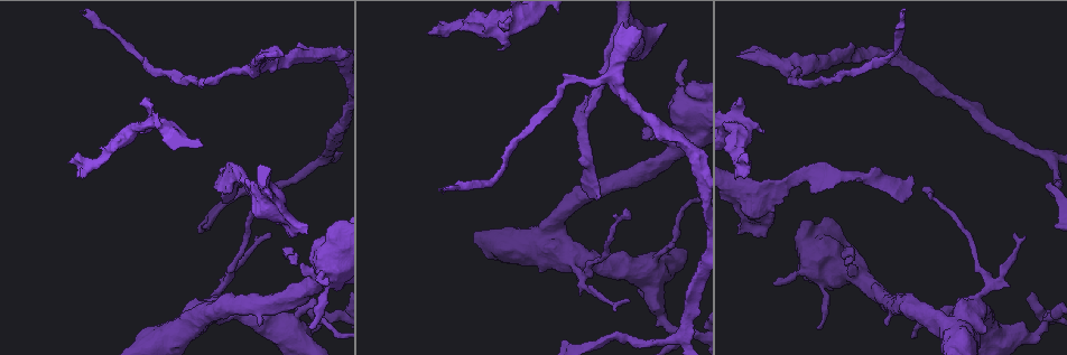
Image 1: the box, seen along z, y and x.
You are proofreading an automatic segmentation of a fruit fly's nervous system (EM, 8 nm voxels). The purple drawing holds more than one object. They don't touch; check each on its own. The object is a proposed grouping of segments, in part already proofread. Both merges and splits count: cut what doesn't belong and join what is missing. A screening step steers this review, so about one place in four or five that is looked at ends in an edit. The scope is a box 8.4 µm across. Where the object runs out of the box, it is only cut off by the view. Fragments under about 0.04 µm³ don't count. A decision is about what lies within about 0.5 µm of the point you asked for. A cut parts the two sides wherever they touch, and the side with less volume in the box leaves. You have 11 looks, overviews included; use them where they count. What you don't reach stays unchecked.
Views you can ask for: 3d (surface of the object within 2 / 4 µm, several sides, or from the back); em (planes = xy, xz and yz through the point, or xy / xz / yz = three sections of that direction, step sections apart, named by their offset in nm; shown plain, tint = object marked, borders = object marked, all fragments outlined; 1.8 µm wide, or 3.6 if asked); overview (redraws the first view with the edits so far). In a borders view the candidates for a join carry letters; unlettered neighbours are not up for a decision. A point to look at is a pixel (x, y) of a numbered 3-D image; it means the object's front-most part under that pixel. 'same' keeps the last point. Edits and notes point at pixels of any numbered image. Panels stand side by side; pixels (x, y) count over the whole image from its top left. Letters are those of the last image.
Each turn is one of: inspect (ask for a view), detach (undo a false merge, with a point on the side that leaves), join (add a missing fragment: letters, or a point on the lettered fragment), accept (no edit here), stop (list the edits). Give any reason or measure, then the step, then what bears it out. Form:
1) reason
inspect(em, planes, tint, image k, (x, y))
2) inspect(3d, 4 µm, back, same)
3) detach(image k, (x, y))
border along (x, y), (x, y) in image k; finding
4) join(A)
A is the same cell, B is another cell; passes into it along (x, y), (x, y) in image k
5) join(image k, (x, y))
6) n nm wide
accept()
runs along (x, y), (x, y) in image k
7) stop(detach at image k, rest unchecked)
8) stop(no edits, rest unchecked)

branch stops here
inspect(em, yz, step 16, borders, image 1, (220, 189))

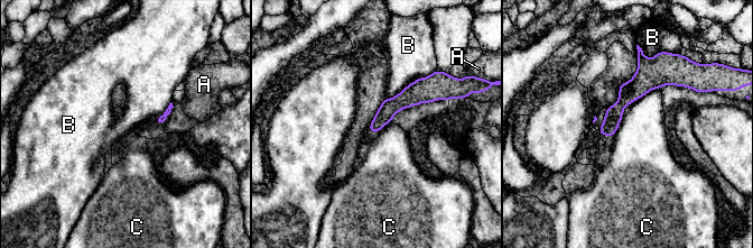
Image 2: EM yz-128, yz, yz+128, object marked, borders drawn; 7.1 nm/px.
inspect(em, planes, borders, same)

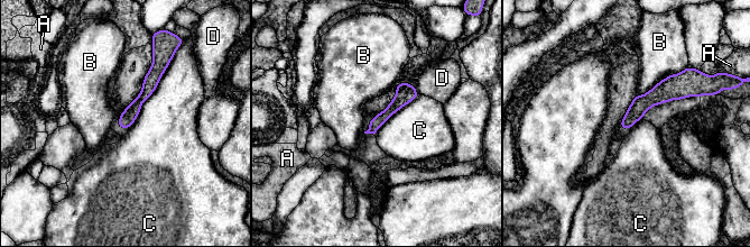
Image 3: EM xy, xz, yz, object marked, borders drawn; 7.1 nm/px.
accept()
A, B, C and D are other cells; border along (172, 58), (129, 128) in image 3; no lettered fragment goes on from it

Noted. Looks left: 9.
free end
inspect(em, planes, borders, image 1, (631, 25))

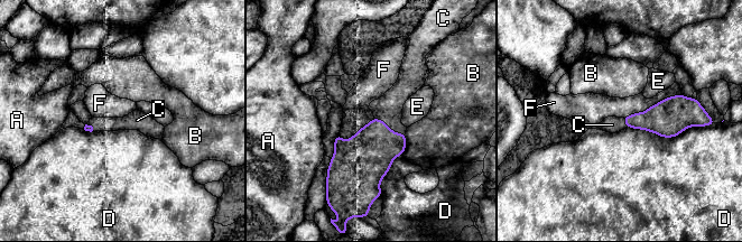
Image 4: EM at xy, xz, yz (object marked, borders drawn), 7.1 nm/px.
join(C)
C is the same cell, A, B, D, E and F are other cells; passes into it along (368, 155), (389, 128), (388, 108) in image 4; it goes on there

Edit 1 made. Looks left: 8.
redraw
inspect(overview)

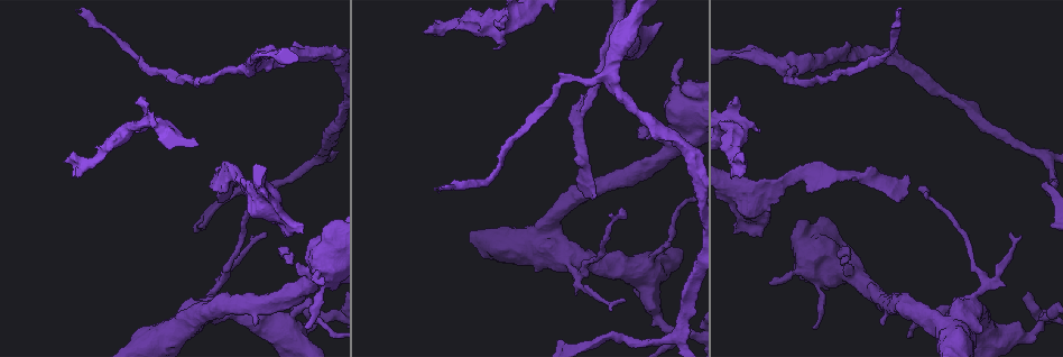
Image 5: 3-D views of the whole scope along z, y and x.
branch stops here
inspect(em, planes, borders, image 5, (139, 131))

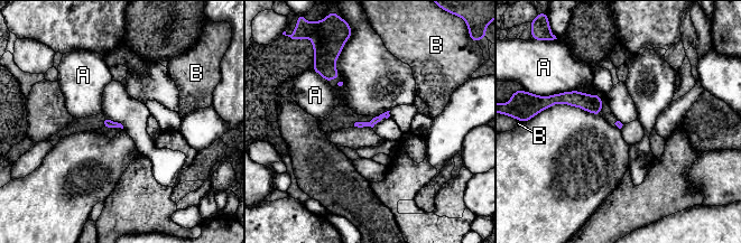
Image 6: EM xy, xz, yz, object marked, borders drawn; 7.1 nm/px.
A touches over 340 nm
accept()
A and B are other cells; border along (596, 93), (563, 91), (549, 95) in image 6; no lettered fragment goes on from it

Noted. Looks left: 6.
free end
inspect(em, xy, step 16, borders, image 5, (841, 259))

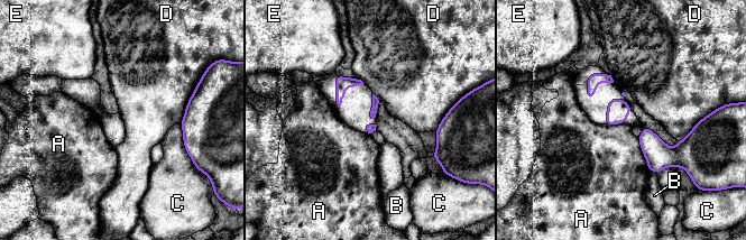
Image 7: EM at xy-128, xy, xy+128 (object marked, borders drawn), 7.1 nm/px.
accept()
A, B, C, D and E are other cells; border along (192, 94), (180, 123) in image 7; no lettered fragment goes on from it

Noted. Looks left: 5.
an open end
inspect(em, xy, step 4, borders, image 5, (422, 31))

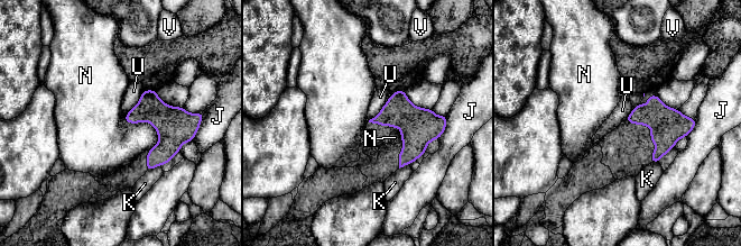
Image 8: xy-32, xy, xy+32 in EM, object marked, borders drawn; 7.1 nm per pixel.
another direction
inspect(em, planes, borders, same)

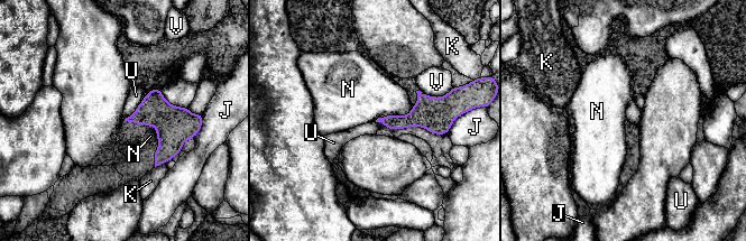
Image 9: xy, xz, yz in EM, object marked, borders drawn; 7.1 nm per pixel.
U touches over 240 nm
accept()
J, K, N, U and V are other cells; no lettered fragment goes on from it

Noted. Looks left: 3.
stop(join at image 4, rest unchecked)

